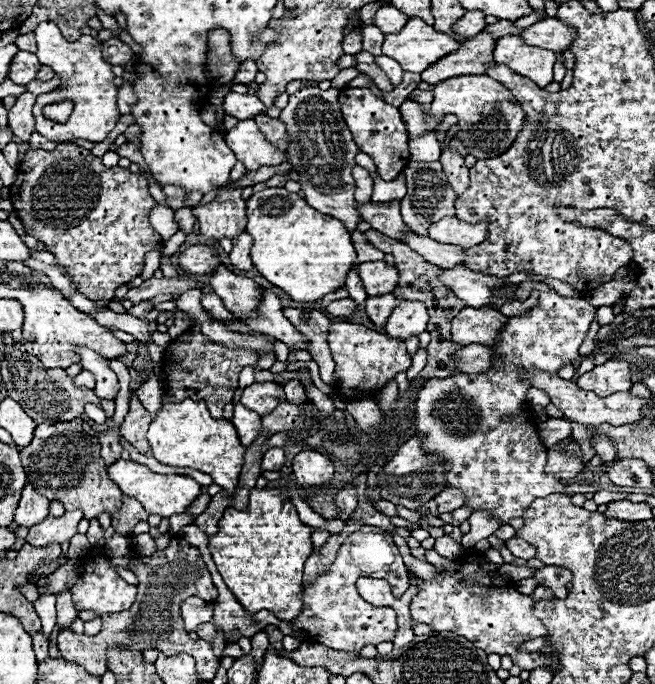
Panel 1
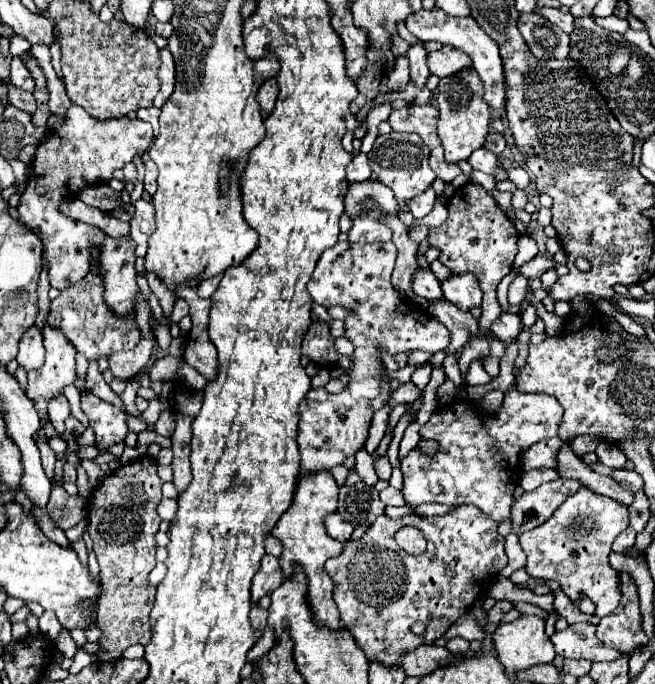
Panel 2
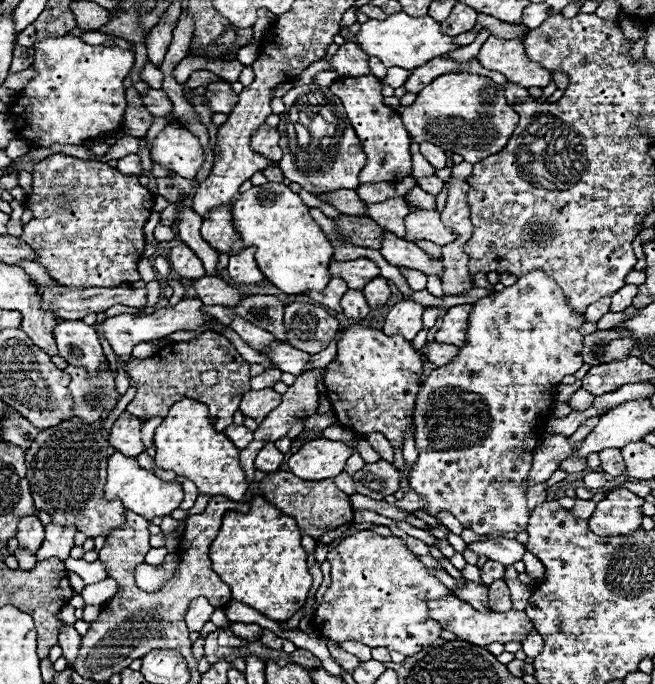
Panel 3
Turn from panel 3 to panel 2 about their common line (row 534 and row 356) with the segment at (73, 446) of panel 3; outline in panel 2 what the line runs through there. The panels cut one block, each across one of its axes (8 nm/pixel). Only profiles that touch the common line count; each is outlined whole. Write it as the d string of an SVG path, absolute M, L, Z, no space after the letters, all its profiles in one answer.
M90 268L90 274L84 280L62 290L60 296L52 300L48 314L48 324L62 330L66 338L76 346L76 350L82 352L90 362L98 360L100 356L108 358L118 350L132 350L140 340L140 328L136 320L120 320L120 316L108 312L102 294L104 294L102 276L98 274L96 268Z

